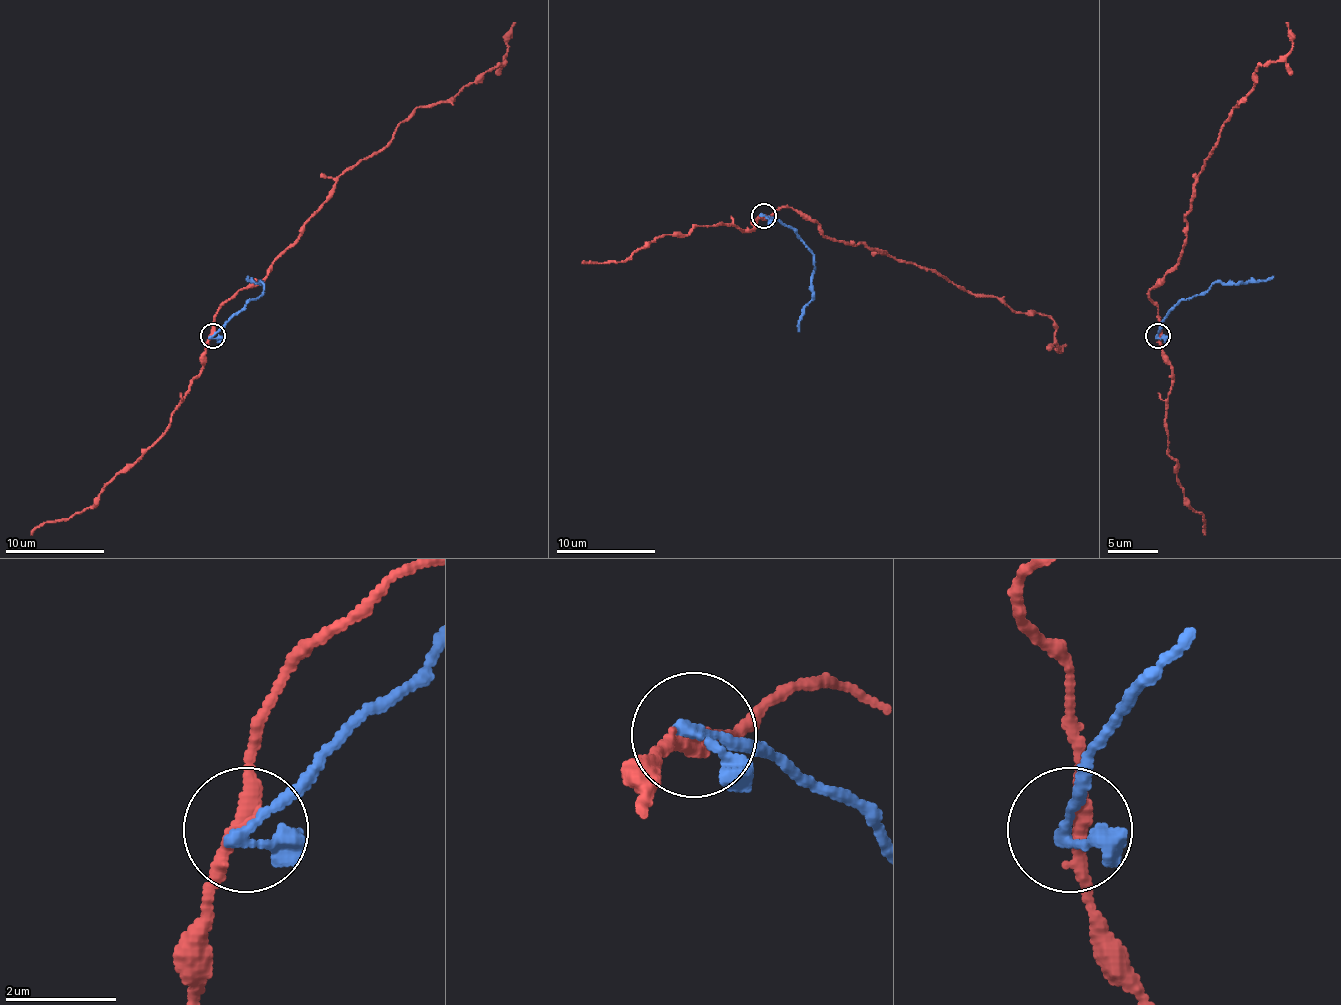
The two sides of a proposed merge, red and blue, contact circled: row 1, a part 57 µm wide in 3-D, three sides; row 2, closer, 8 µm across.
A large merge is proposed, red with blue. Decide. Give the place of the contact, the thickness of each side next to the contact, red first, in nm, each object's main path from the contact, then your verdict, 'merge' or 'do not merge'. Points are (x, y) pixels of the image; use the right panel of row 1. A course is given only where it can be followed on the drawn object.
at (1158, 336); 280 nm thick on the red side, 180 nm on the other; red runs (1160, 336), (1150, 289), (1179, 259), (1194, 180), (1219, 130), (1254, 85), (1254, 73), (1291, 48), (1286, 23); blue runs (1157, 336), (1167, 314), (1182, 299), (1204, 294), (1217, 282), (1244, 284), (1274, 277); do not merge

